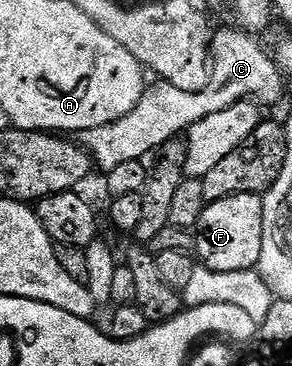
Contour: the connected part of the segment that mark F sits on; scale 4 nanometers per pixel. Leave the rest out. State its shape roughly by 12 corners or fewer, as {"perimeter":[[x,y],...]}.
{"perimeter":[[242,193],[208,203],[195,258],[215,273],[259,268],[266,204]]}

